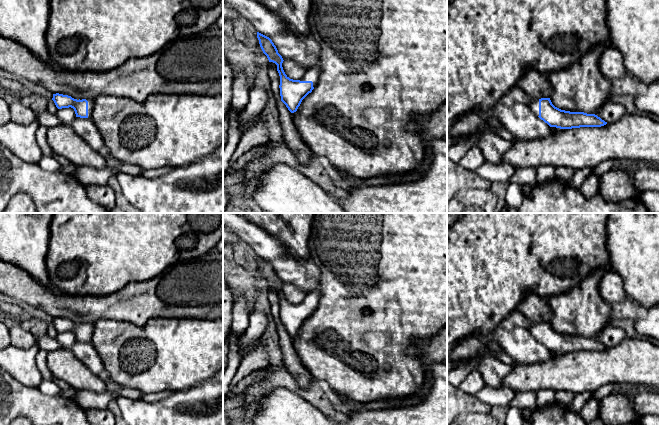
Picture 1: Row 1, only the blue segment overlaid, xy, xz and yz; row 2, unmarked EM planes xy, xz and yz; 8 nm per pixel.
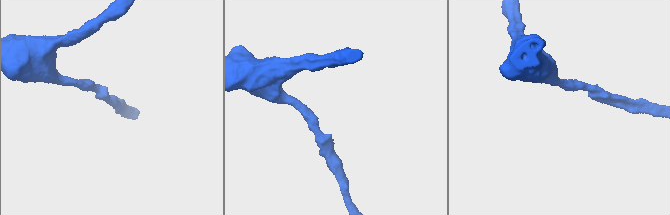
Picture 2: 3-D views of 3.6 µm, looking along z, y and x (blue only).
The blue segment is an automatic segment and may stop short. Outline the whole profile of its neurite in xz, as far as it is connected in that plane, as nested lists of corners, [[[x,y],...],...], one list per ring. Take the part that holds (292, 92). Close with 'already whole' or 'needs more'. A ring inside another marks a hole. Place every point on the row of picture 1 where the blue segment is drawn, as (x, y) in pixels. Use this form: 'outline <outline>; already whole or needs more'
outline [[[257,32],[257,38],[260,47],[263,53],[267,56],[269,62],[273,62],[277,65],[277,71],[280,76],[279,88],[281,101],[291,113],[296,112],[302,100],[312,92],[318,83],[320,75],[319,64],[307,70],[301,79],[290,79],[283,70],[282,63],[284,60],[278,53],[272,40],[259,32]]]; needs more

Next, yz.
outline [[[550,98],[532,100],[529,105],[533,113],[550,127],[572,129],[580,127],[601,127],[607,124],[595,114],[570,112],[555,107]]]; needs more

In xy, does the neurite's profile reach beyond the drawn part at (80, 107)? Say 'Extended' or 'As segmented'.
Extended

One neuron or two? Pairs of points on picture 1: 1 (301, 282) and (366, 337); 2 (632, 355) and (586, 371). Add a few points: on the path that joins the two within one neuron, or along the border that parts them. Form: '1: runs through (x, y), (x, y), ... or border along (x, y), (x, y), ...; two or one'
1: border along (317, 278), (318, 287); two
2: runs through (621, 363), (597, 368); one

